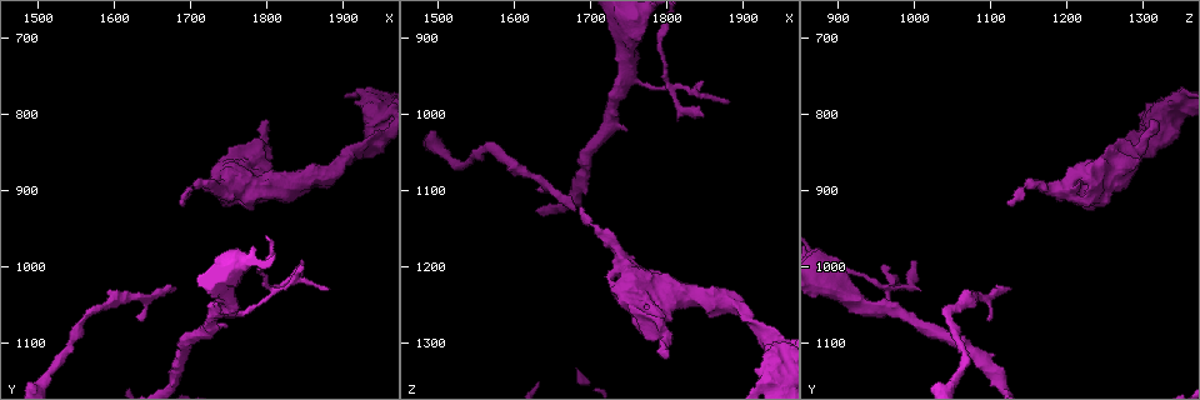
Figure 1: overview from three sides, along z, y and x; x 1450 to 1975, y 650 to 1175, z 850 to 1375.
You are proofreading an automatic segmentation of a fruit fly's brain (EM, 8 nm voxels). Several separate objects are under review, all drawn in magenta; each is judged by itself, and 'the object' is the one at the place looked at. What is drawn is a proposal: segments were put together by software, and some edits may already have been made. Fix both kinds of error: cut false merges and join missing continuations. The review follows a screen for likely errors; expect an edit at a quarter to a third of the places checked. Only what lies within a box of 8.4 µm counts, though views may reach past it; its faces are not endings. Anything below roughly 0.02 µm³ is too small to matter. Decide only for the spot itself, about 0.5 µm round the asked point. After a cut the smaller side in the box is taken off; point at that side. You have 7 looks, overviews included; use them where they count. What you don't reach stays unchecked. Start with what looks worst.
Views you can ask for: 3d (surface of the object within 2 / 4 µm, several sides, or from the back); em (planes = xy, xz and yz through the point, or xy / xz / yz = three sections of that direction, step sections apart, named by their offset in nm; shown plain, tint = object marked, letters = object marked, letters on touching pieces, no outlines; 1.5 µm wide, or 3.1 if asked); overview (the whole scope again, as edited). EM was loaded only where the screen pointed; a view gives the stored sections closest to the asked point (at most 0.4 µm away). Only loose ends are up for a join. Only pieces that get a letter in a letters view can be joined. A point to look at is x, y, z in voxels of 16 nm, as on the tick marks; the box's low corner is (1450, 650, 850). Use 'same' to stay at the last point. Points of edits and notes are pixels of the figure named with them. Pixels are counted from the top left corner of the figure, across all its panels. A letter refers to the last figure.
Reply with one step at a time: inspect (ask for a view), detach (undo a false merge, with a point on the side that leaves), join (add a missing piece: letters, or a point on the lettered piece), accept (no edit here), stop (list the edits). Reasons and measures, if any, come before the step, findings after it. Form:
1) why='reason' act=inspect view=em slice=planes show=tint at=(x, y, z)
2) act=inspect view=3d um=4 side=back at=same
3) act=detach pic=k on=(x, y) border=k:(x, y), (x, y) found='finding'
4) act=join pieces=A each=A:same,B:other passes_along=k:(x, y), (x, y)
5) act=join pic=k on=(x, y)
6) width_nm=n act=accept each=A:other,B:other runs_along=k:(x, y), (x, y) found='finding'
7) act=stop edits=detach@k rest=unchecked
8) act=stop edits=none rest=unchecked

why='end of a long branch' act=inspect view=3d um=4 at=(1690, 915, 1120)

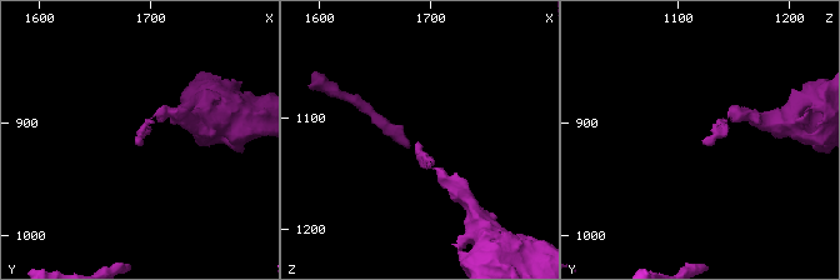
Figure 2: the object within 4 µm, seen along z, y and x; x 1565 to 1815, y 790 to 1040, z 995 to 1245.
act=inspect view=em slice=planes show=letters at=(1690, 920, 1122)

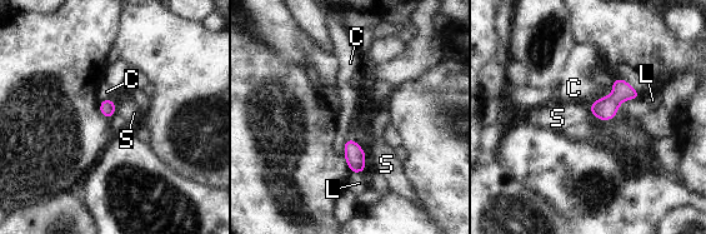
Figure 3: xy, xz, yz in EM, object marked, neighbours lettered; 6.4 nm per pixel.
longest_contact=C:190nm act=accept each=C:other,L:other,S:other border=3:(590, 104), (591, 114) found='none of them fits'

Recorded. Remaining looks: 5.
why='branch stops here' act=inspect view=em slice=planes show=letters at=(1800, 805, 1315)

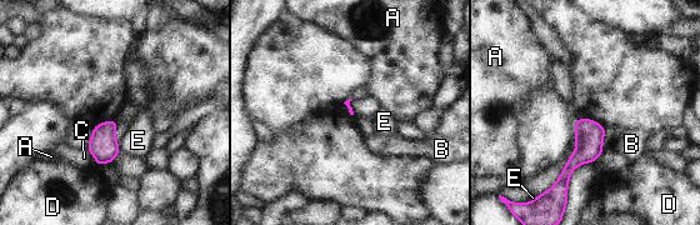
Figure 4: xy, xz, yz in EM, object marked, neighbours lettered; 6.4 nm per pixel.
act=accept each=A:other,B:other,C:other,D:other,E:other border=4:(605, 128), (603, 148) found='none of them fits'

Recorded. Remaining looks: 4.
why='tapers out' act=inspect view=em slice=planes show=letters at=(1680, 1030, 1130)

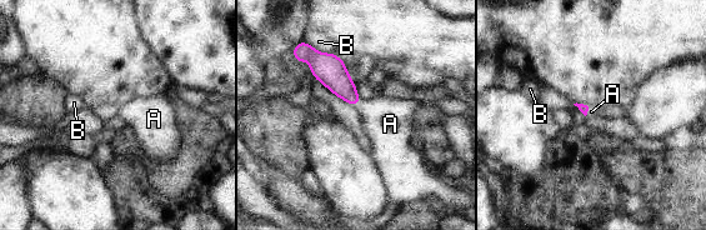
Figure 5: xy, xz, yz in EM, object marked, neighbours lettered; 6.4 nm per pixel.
longest_contact=B:200nm act=join pieces=A each=A:same,B:other passes_along=5:(333, 73), (357, 103), (390, 124) found='the neuron continues'

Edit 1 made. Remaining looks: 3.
act=stop edits=join@5 rest=unchecked

